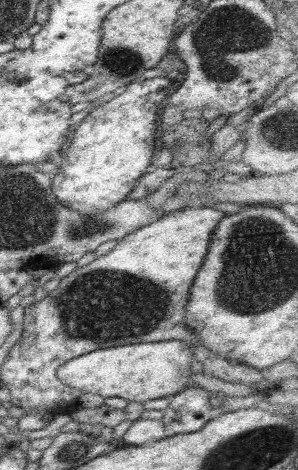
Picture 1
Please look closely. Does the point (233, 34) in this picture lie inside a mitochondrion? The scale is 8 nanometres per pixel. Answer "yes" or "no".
yes

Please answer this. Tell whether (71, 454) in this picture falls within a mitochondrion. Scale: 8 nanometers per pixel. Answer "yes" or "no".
yes

